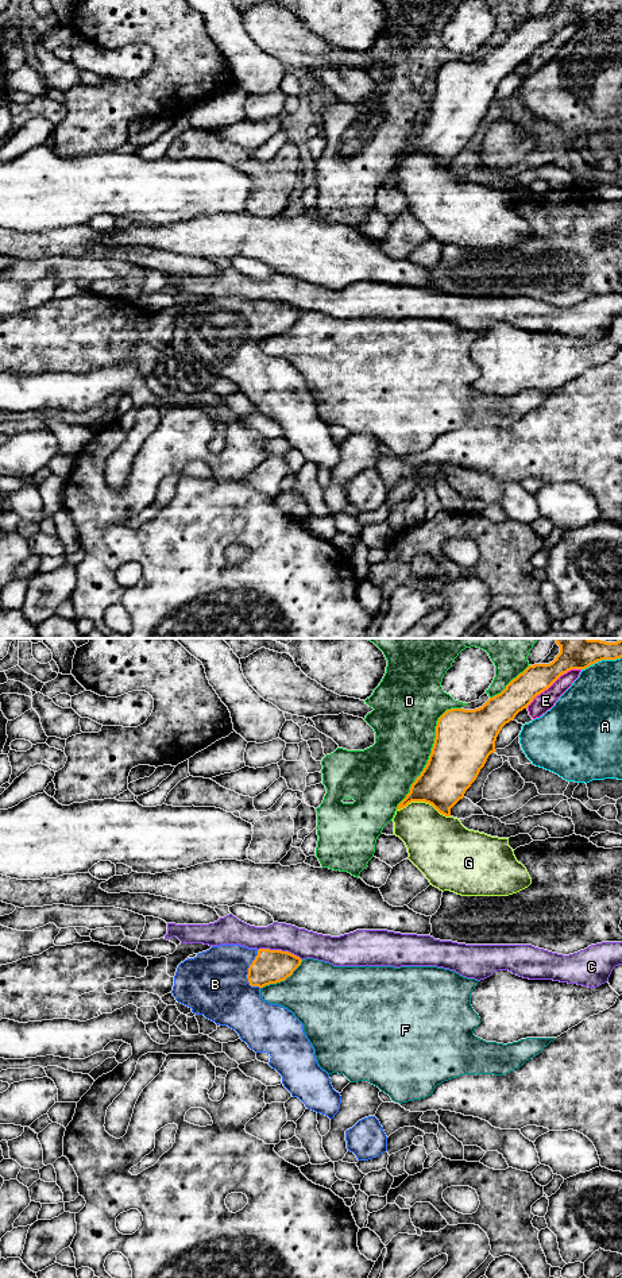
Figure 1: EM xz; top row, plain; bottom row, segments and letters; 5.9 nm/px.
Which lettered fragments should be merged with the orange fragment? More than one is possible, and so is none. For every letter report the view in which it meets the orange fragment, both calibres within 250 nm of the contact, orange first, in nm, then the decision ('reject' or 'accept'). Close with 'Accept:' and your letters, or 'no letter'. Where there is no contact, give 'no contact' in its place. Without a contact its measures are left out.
A: xz | 130/340 nm | reject
B: xz | 200/400 nm | accept
C: xz | 200/170 nm | reject
D: xz | 360/380 nm | reject
E: xz | 180/110 nm | reject
F: xz | 200/380 nm | reject
G: xz | 300/320 nm | reject
Accept: B

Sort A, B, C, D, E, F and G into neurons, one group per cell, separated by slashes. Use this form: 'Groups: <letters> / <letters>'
Groups: A / B / C / D / E / F / G

